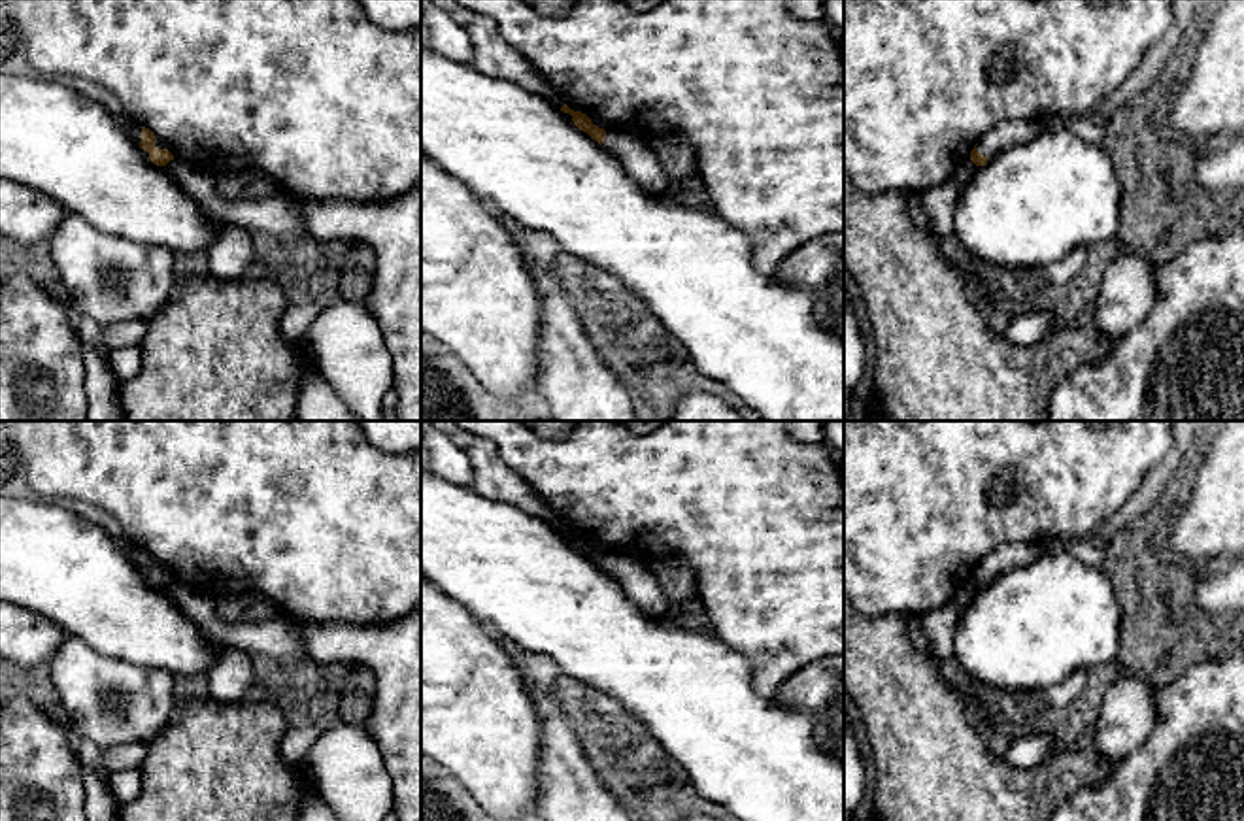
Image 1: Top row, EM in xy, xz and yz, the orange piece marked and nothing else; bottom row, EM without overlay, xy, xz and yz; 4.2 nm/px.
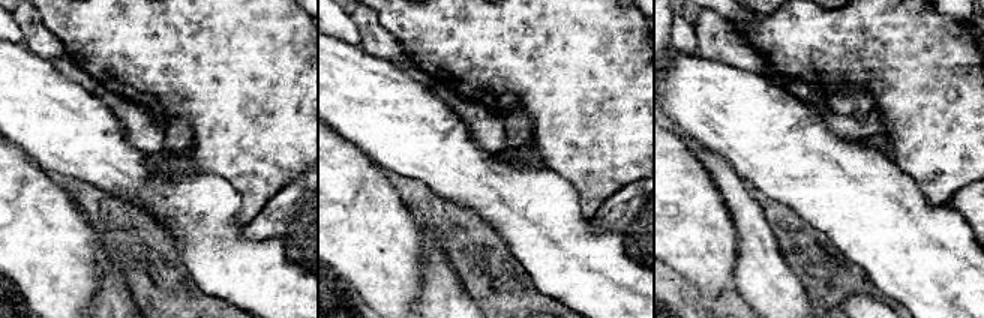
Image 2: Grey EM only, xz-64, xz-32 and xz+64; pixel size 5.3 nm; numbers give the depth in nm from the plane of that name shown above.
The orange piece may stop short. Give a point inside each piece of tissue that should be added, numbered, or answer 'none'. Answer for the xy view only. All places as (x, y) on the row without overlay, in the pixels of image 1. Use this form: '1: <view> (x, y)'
1: xy (133, 553)

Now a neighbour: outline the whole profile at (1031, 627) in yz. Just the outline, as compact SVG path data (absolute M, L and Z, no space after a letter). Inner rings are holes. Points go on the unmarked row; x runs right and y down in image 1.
M1042 553L1027 566L999 574L959 612L955 659L963 670L989 687L1034 691L1059 685L1070 674L1114 664L1119 653L1123 612L1102 568L1068 555Z

